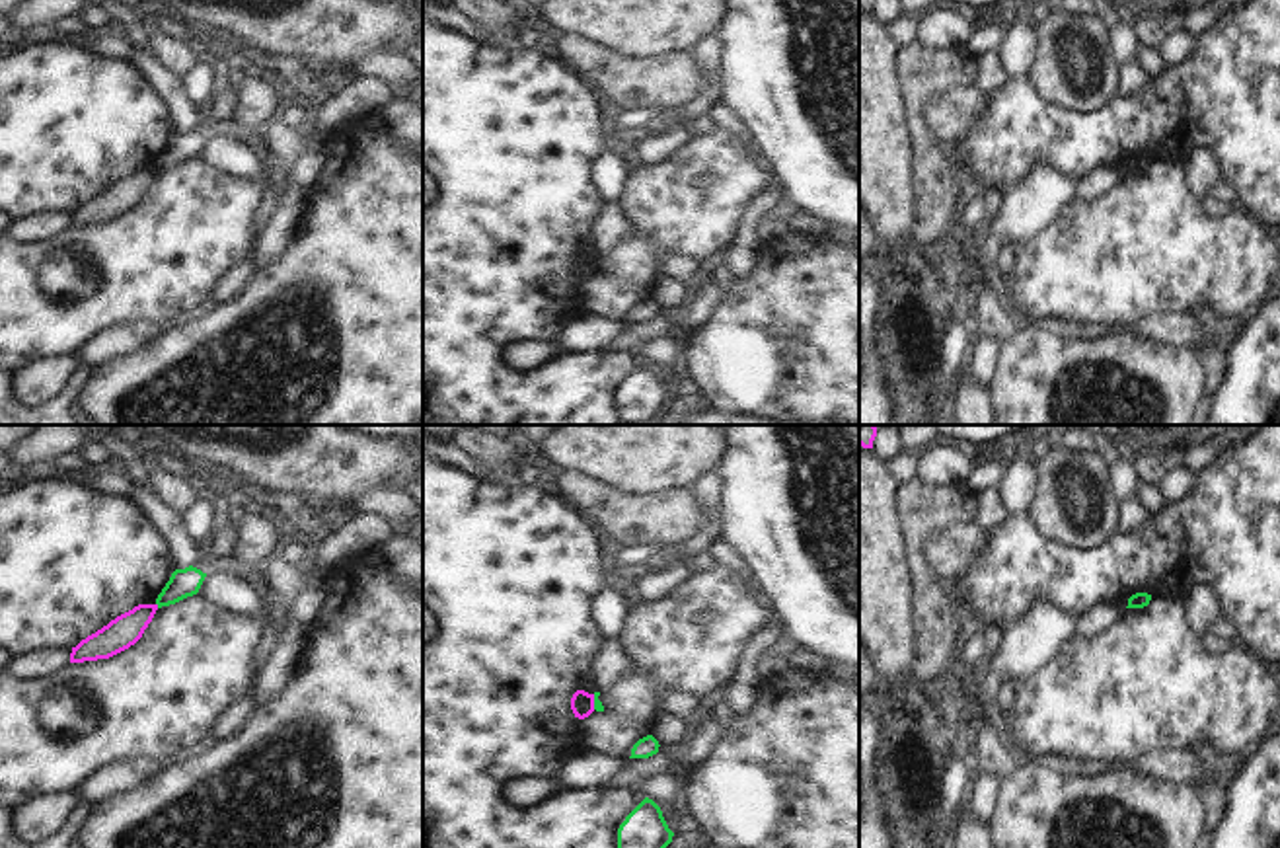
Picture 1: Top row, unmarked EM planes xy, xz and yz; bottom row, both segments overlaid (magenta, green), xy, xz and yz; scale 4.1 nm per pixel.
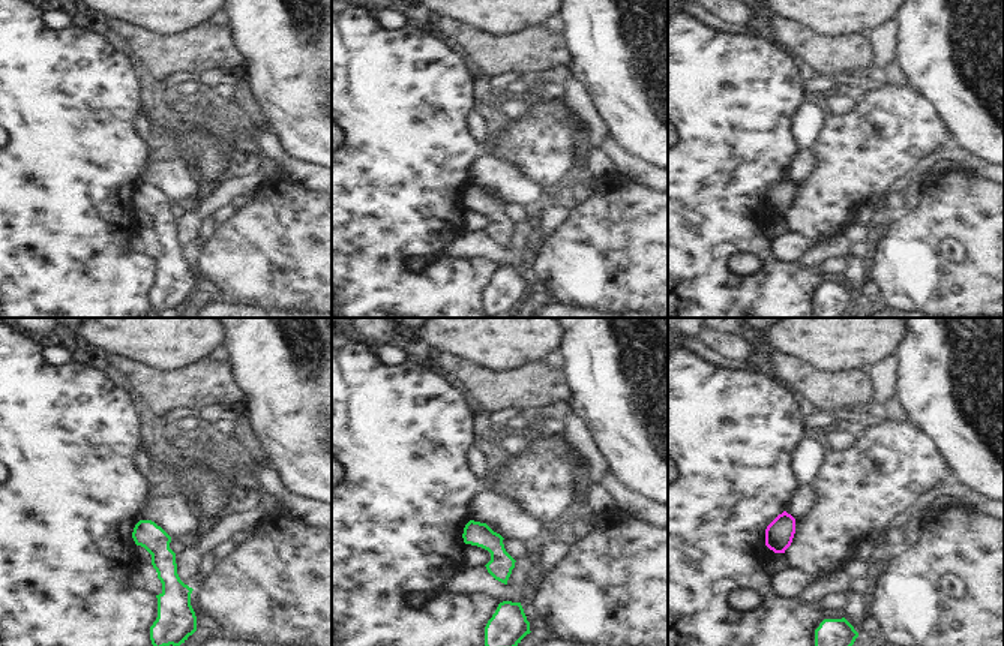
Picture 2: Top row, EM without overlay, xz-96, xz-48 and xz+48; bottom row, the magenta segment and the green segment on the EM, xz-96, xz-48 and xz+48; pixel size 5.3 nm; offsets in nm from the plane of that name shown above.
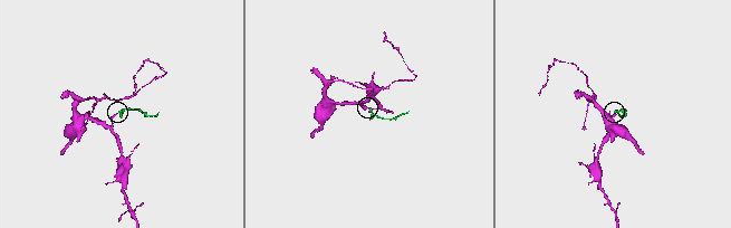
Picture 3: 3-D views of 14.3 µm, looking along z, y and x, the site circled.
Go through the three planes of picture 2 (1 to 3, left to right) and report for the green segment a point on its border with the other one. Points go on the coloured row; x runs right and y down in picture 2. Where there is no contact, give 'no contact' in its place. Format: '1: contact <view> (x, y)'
1: no contact
2: no contact
3: no contact

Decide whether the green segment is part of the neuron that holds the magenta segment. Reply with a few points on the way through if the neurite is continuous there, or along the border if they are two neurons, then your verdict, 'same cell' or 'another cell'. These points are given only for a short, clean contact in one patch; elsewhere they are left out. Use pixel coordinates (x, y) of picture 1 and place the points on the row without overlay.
along xz (593, 258), (595, 271) | another cell

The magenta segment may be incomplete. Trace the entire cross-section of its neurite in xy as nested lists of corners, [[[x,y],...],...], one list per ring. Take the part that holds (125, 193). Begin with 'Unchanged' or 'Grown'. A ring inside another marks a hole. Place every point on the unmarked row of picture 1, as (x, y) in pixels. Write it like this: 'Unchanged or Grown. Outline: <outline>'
Unchanged. Outline: [[[138,168],[72,211],[70,226],[109,222],[134,209],[152,185],[158,168]]]

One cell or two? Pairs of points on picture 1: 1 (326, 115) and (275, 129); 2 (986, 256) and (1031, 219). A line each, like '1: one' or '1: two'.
1: two
2: one

